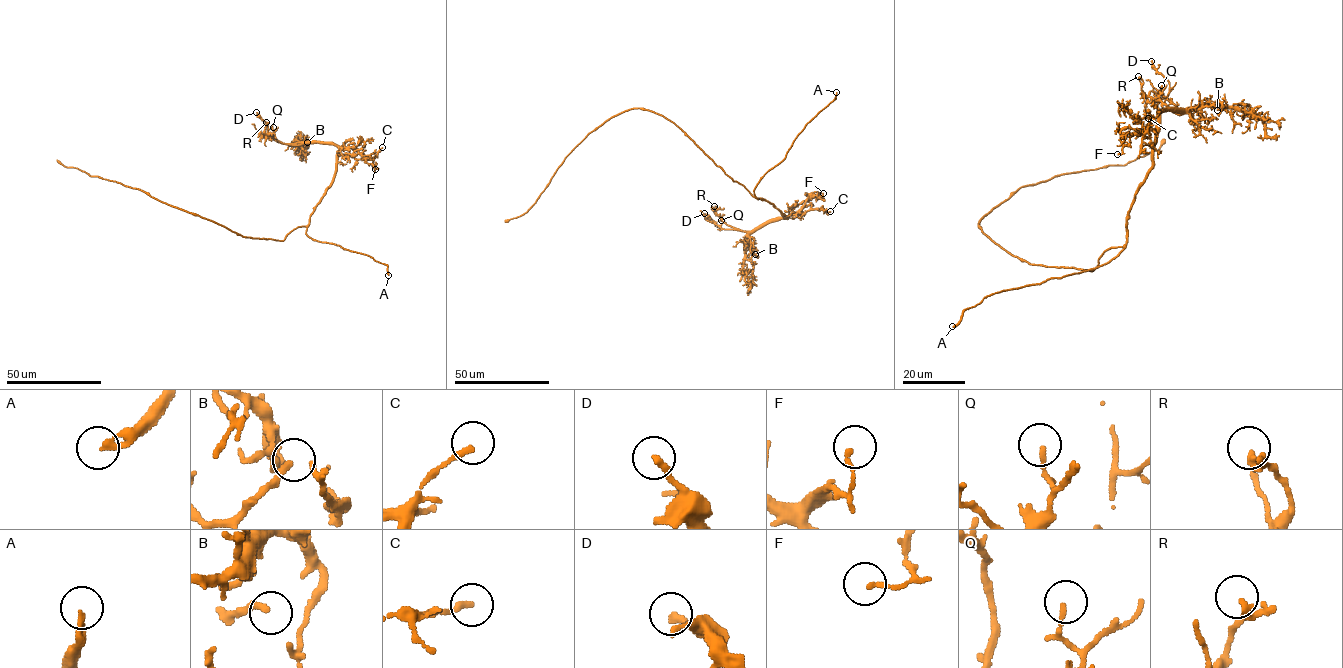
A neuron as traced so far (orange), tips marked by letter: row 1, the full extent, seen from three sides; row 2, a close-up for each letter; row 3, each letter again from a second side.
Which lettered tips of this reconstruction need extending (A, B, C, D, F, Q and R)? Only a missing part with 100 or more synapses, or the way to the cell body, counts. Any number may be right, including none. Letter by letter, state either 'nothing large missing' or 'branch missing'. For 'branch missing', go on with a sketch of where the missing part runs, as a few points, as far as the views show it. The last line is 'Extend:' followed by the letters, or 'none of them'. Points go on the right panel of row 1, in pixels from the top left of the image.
A: branch missing
B: nothing large missing
C: nothing large missing
D: nothing large missing
F: nothing large missing
Q: nothing large missing
R: nothing large missing
Extend: A

